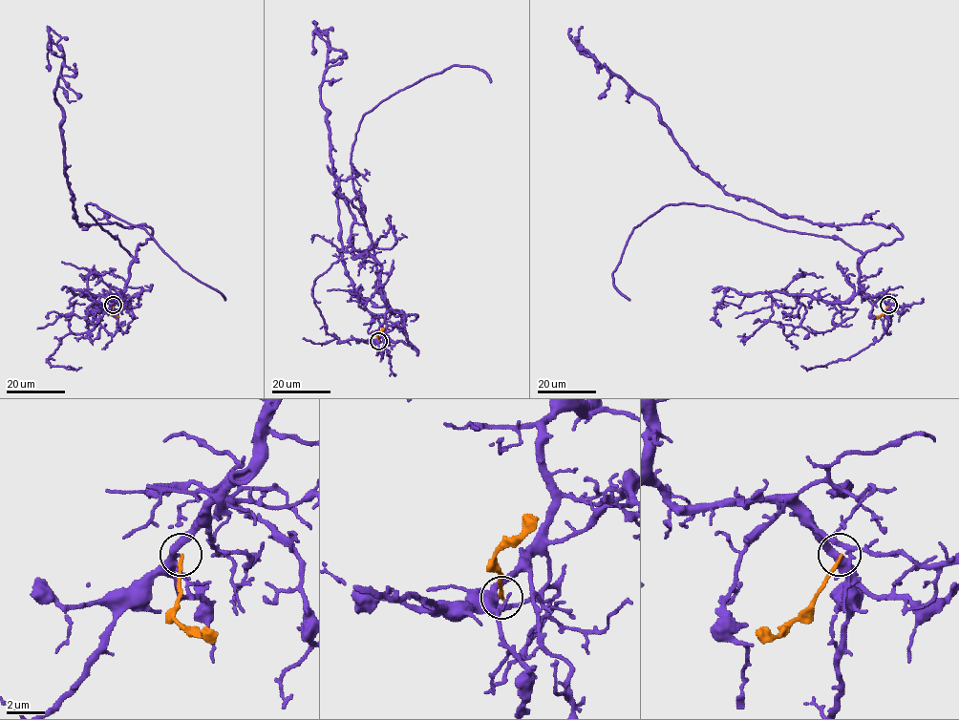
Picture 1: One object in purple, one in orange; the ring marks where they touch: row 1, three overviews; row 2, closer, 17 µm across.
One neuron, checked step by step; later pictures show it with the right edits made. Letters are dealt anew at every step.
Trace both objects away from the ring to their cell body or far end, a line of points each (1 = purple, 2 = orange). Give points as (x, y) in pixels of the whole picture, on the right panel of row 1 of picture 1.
1: (888, 306), (859, 292), (859, 260), (893, 225), (727, 195), (577, 42), (598, 70)
2: (888, 306), (879, 317), (875, 317)

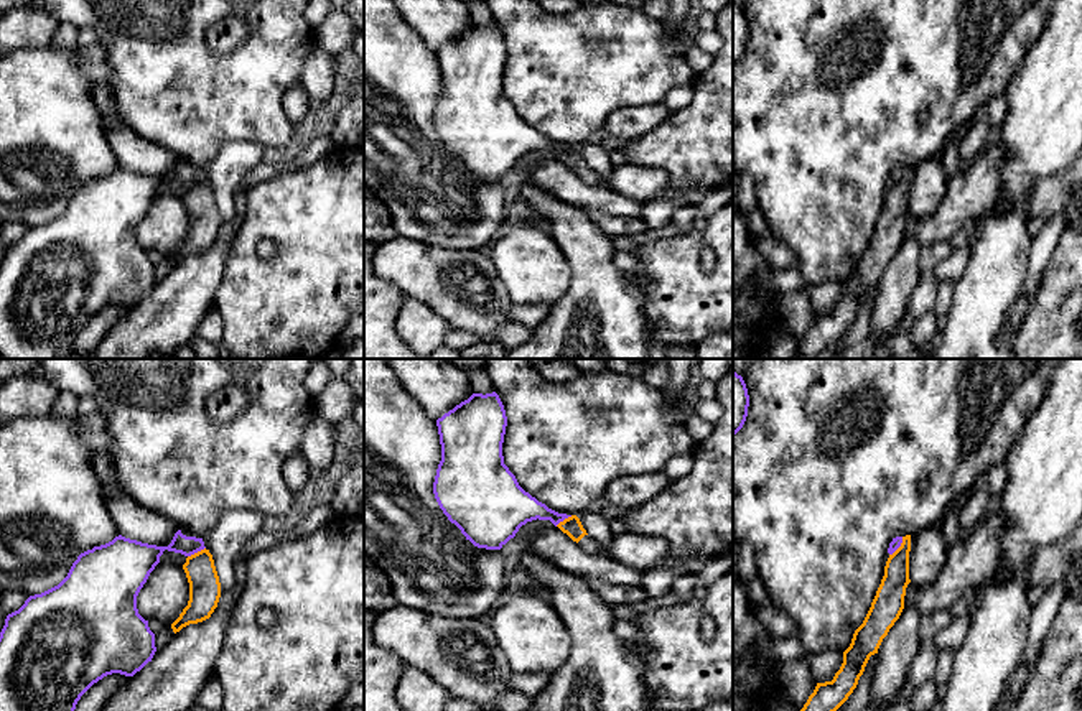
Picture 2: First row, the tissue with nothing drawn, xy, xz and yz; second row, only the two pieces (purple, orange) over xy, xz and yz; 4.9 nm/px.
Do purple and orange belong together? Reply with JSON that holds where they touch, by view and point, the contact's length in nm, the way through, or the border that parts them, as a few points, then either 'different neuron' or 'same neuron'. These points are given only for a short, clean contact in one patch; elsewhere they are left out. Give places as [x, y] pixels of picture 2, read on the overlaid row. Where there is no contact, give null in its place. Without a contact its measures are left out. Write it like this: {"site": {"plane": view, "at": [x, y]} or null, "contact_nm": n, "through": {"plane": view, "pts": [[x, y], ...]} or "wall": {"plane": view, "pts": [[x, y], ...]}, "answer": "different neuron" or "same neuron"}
{"site": {"plane": "yz", "at": [898, 547]}, "contact_nm": 120, "wall": {"plane": "yz", "pts": [[903, 537], [903, 542], [890, 555]]}, "answer": "different neuron"}

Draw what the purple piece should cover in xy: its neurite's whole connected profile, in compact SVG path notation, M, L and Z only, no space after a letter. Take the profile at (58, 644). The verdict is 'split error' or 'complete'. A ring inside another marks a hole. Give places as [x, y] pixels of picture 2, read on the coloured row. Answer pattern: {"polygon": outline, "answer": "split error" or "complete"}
{"polygon": "M178 530L168 546L115 537L77 556L68 576L54 588L30 596L25 604L7 616L0 632L0 711L74 711L81 696L107 675L133 676L152 662L155 634L137 609L137 596L165 550L191 556L204 550L203 538L186 537Z", "answer": "complete"}

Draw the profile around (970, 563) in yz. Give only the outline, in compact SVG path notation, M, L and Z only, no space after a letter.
M1000 510L985 517L968 538L947 548L944 568L932 584L907 584L904 607L914 606L922 616L950 609L963 594L975 592L1008 571L1010 563L1001 548L1006 528Z

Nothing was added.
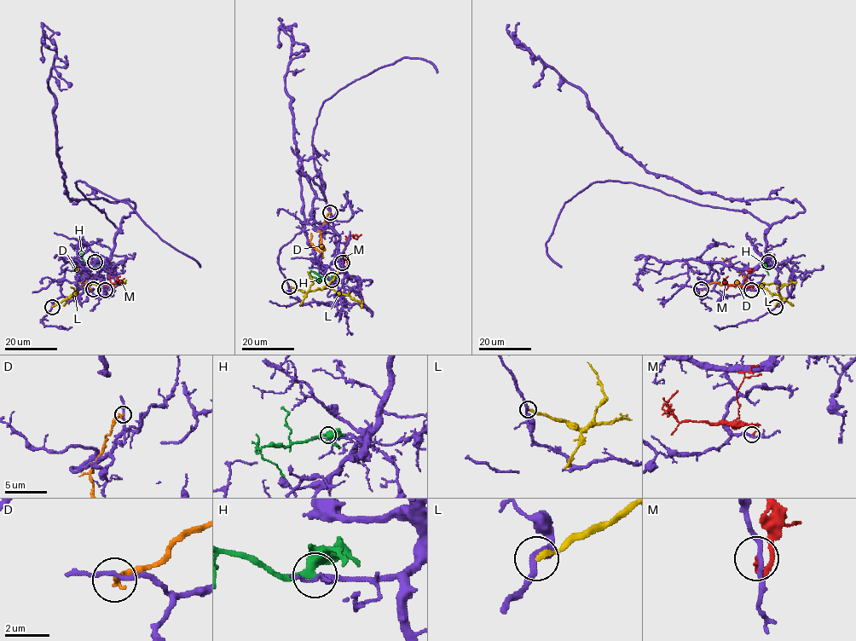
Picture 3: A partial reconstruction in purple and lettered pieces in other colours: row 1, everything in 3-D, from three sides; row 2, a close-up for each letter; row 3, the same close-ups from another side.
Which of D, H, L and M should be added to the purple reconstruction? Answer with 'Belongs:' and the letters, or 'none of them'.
Belongs: H

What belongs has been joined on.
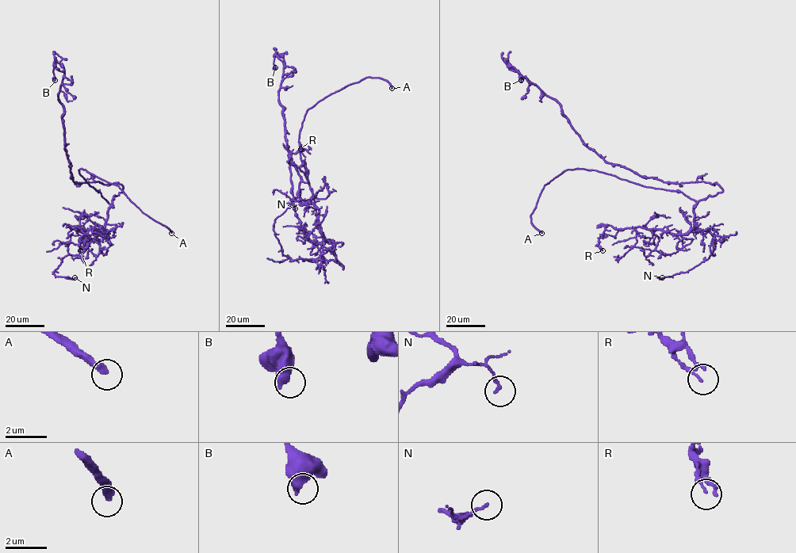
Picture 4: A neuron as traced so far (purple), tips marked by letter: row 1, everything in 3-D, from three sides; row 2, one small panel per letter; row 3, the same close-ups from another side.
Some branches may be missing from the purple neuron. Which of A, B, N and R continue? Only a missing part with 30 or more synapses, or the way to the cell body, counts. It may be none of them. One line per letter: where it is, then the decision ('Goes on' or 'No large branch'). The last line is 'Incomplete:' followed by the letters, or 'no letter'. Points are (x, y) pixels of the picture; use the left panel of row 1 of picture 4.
A: Place: (171, 233). Goes on
B: Place: (55, 80). No large branch
N: Place: (74, 277). No large branch
R: Place: (80, 250). No large branch
Incomplete: A

